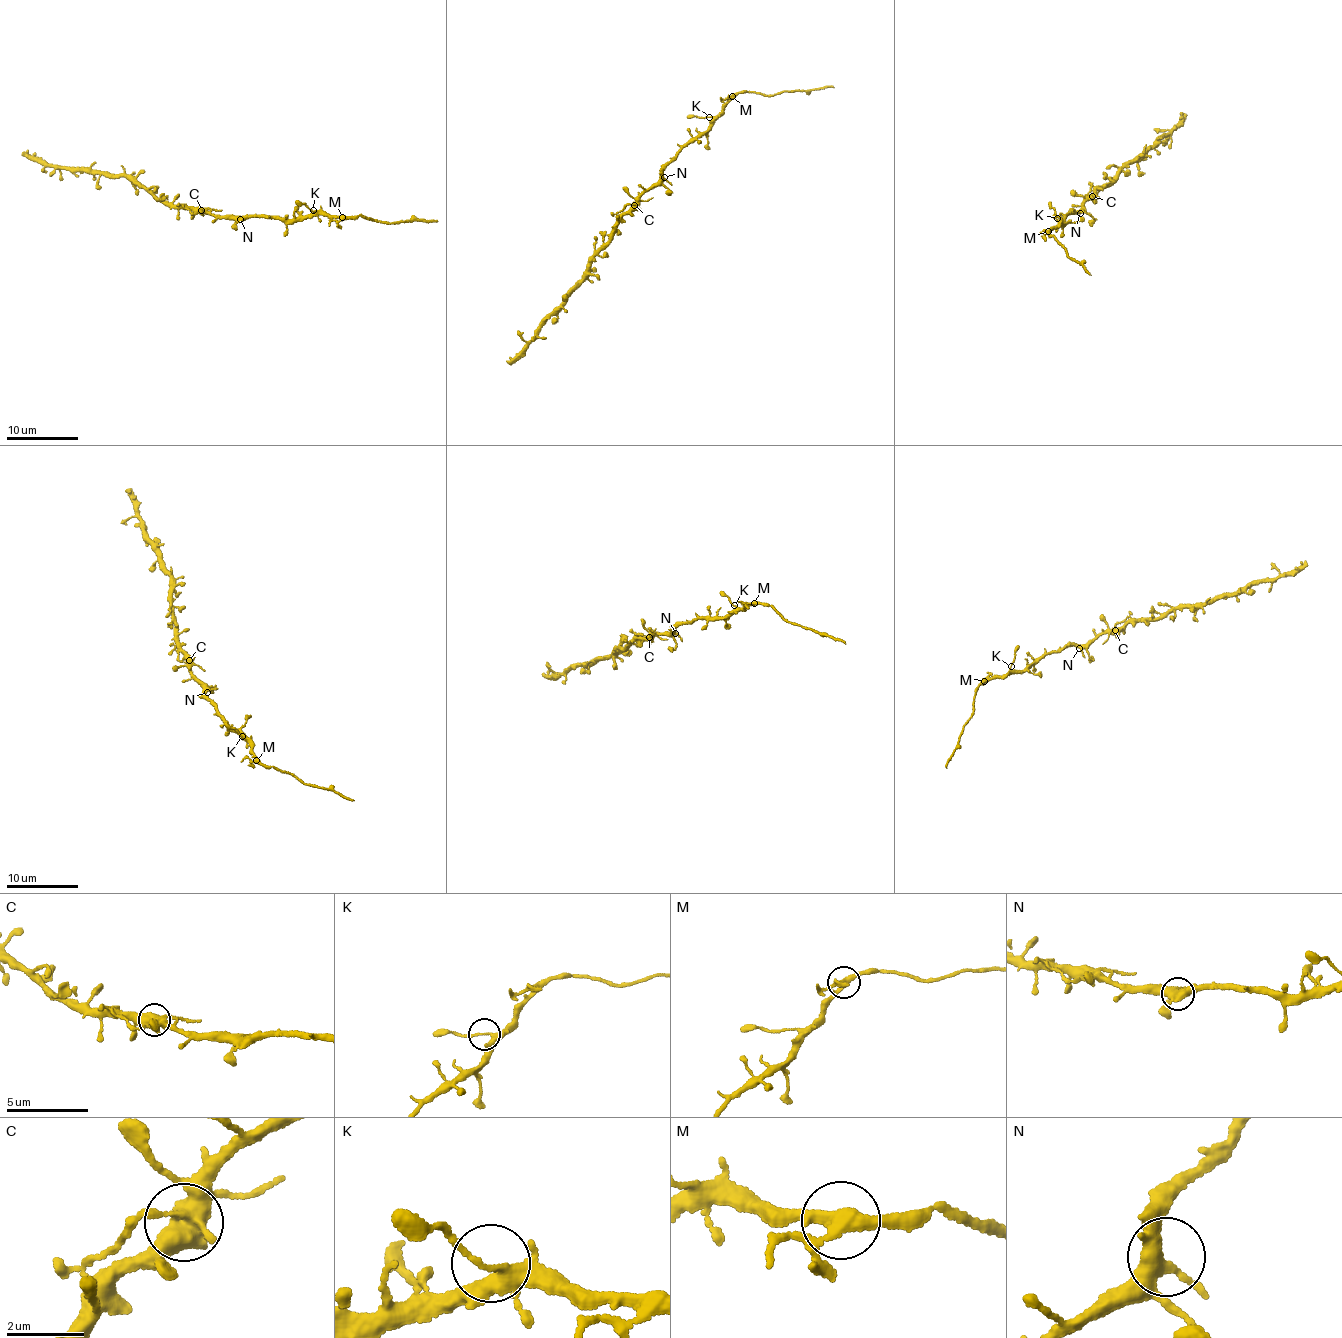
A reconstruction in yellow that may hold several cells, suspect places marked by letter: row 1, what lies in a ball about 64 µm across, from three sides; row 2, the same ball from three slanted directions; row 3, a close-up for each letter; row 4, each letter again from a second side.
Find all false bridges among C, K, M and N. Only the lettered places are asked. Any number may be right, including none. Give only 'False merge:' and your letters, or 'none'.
False merge: C, M

